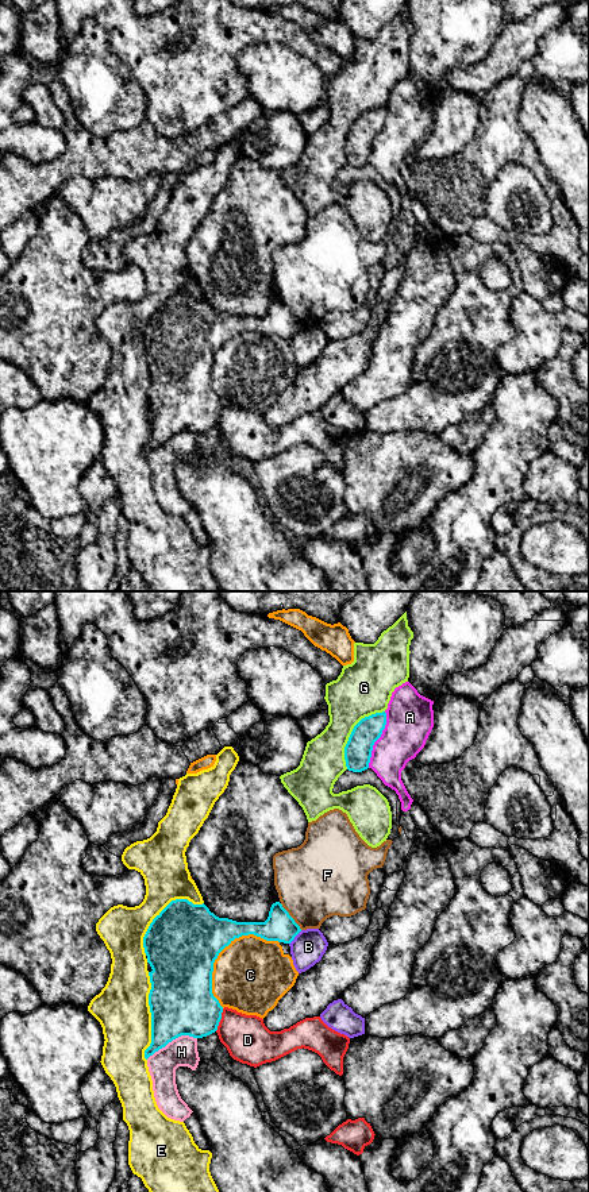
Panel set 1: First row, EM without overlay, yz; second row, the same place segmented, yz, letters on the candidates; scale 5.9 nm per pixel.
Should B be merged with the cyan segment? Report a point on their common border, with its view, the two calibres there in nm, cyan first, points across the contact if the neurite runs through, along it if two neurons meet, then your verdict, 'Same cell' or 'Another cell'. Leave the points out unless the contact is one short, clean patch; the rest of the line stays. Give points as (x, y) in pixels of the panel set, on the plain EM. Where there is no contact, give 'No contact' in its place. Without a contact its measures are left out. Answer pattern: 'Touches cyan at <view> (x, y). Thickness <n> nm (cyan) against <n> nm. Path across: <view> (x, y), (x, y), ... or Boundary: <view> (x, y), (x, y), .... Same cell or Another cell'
Touches cyan at yz (295, 331). Thickness 180 nm (cyan) against 200 nm. Boundary: yz (301, 326), (289, 339). Another cell

